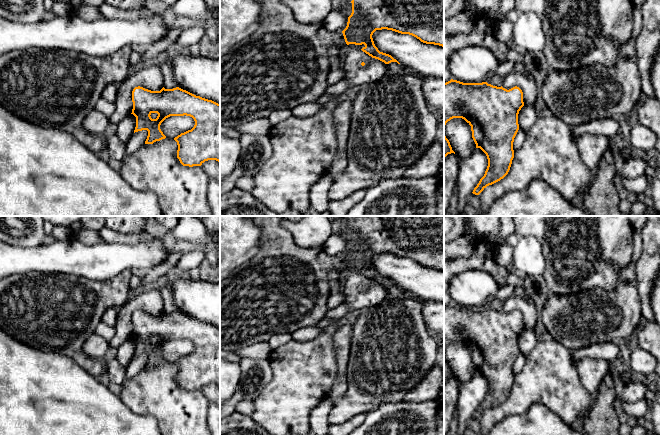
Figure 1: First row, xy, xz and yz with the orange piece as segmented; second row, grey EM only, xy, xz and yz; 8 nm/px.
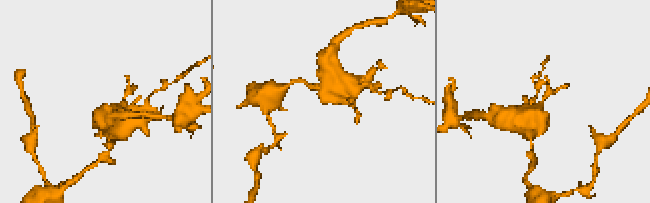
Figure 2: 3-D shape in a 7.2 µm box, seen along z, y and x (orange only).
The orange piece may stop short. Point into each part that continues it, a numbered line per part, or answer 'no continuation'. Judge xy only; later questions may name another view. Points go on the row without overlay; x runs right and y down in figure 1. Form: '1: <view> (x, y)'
no continuation

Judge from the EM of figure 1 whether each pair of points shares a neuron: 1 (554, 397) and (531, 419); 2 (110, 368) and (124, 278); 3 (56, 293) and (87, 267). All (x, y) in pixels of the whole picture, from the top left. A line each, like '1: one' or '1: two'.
1: two
2: two
3: two

